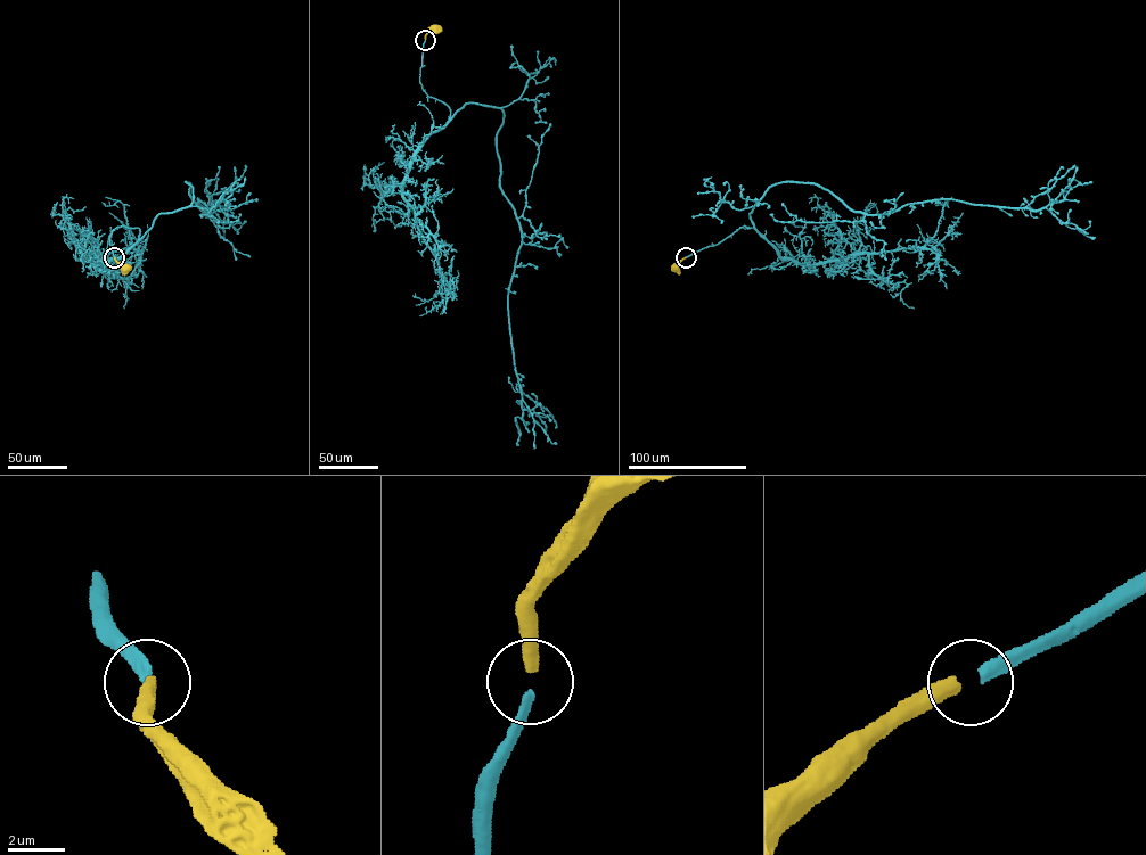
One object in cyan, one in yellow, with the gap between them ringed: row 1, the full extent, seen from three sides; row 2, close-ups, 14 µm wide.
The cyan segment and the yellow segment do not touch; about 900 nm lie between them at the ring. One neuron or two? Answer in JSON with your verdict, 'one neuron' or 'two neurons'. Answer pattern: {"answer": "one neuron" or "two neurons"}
{"answer": "one neuron"}

